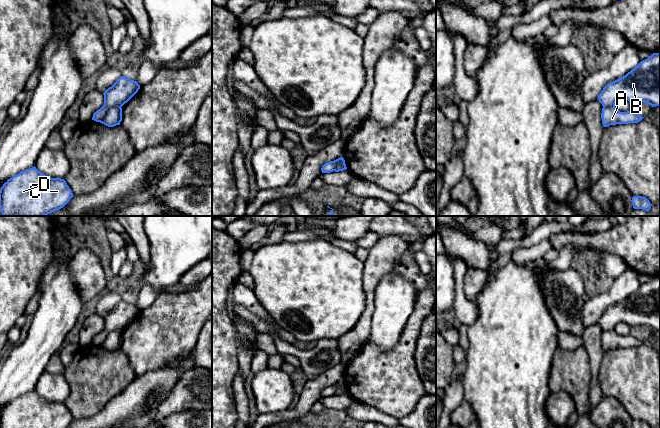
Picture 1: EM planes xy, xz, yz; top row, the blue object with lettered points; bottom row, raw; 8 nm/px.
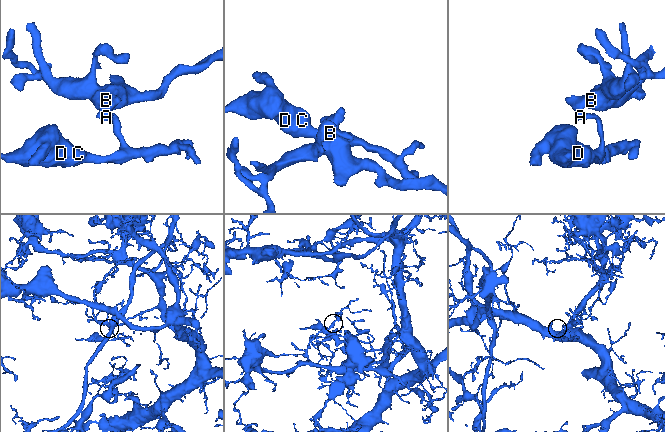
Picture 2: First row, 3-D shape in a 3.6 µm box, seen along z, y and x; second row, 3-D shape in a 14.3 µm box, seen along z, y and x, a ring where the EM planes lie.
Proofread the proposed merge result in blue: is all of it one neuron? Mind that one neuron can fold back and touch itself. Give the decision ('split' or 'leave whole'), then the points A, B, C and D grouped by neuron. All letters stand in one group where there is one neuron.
split | A C D / B

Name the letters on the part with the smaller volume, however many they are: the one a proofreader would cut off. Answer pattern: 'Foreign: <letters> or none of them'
Foreign: A, C, D

